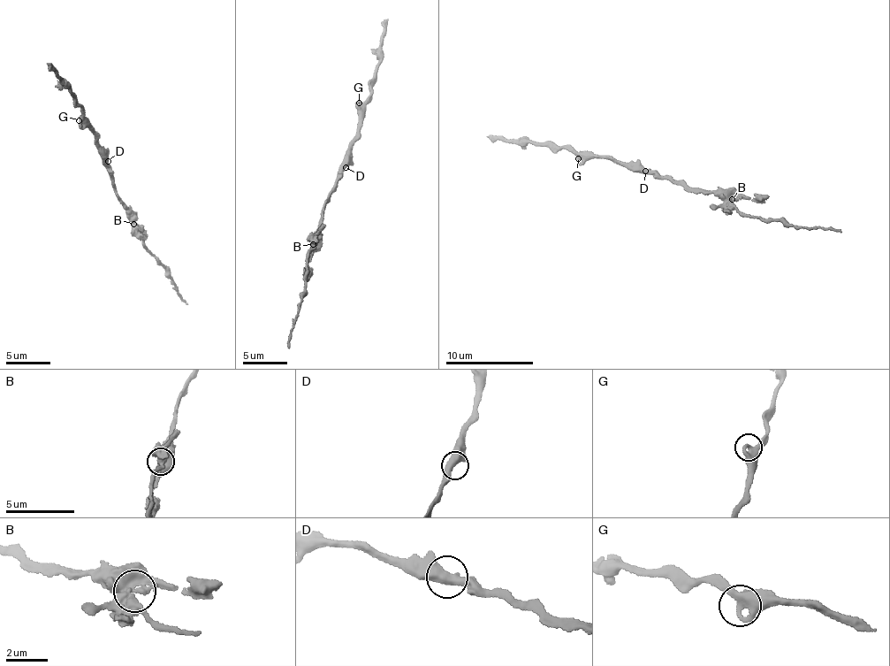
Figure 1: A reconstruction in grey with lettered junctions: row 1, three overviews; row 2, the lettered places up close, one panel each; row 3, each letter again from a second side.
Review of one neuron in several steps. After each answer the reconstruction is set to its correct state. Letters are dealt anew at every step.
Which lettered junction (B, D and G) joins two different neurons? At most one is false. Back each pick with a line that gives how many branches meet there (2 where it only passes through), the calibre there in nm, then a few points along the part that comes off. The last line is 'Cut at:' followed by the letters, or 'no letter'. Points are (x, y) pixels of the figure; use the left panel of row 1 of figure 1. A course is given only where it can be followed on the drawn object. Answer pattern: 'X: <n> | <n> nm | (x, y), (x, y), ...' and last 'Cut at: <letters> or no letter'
B: 3 | 400 nm | (133, 223), (151, 253), (166, 268), (178, 295), (188, 303)
Cut at: B

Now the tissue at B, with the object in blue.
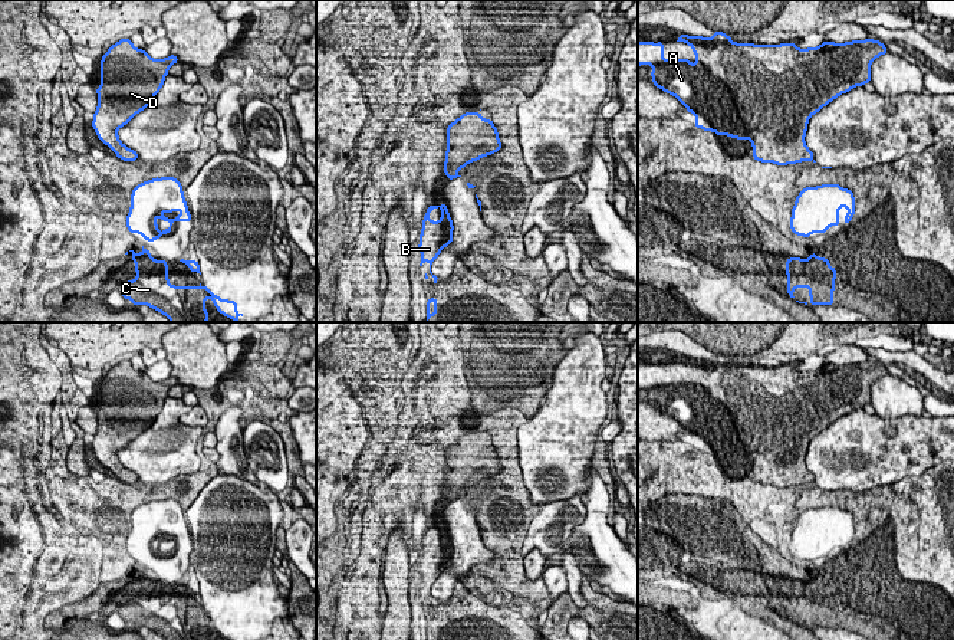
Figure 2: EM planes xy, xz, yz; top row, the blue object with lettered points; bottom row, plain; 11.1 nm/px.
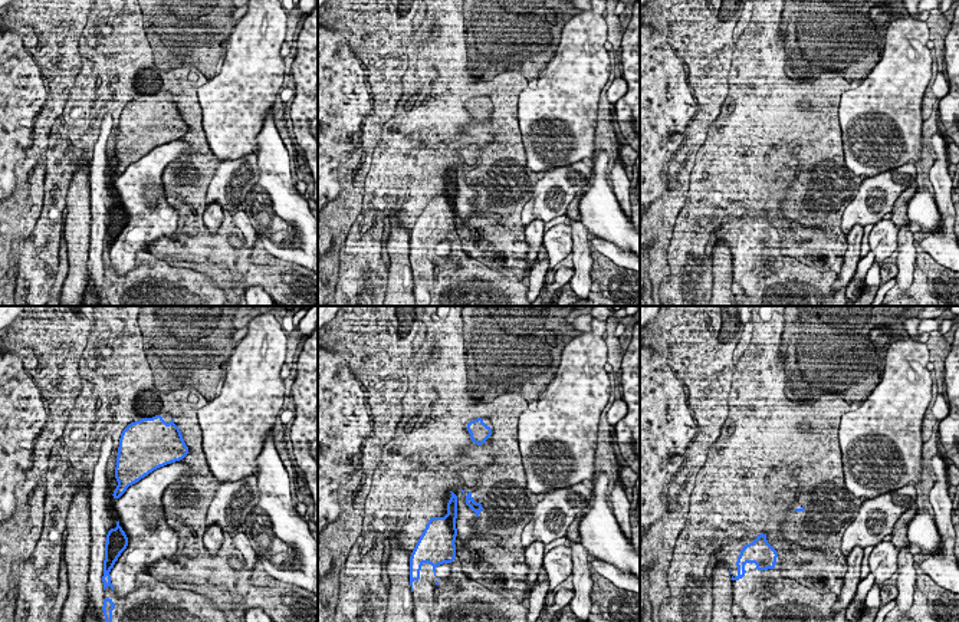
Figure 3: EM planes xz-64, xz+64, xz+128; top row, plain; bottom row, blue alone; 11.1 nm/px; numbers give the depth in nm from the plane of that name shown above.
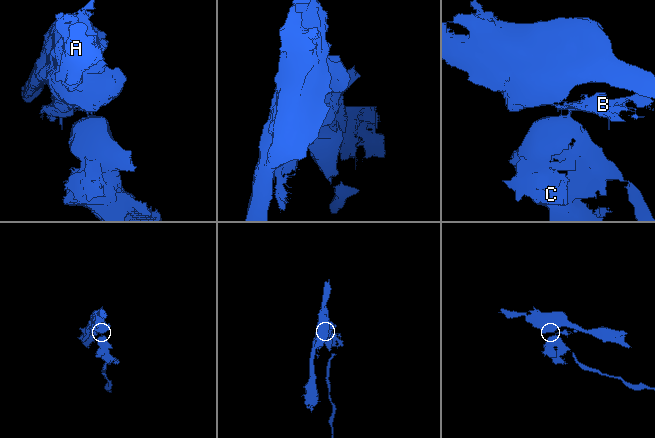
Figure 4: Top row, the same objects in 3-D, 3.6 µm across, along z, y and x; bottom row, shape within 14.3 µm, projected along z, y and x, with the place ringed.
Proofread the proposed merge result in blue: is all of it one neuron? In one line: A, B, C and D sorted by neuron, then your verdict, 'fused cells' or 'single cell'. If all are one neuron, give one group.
A D / B C; fused cells

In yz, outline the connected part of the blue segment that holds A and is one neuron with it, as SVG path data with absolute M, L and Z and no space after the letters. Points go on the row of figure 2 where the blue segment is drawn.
M714 32L713 37L681 33L677 42L685 42L695 53L695 63L688 59L664 60L664 43L638 42L638 66L652 66L652 83L664 92L674 95L688 112L697 116L694 127L713 131L717 135L731 138L749 138L756 161L774 163L777 165L812 161L815 158L805 142L809 119L839 95L855 86L871 82L871 63L888 53L884 43L874 39L852 40L845 43L823 42L818 47L799 49L796 42L780 45L736 43L723 32Z

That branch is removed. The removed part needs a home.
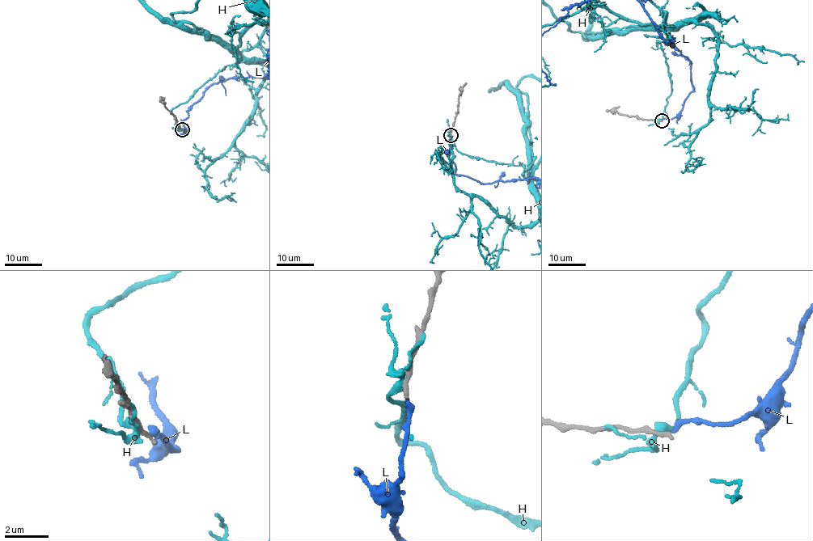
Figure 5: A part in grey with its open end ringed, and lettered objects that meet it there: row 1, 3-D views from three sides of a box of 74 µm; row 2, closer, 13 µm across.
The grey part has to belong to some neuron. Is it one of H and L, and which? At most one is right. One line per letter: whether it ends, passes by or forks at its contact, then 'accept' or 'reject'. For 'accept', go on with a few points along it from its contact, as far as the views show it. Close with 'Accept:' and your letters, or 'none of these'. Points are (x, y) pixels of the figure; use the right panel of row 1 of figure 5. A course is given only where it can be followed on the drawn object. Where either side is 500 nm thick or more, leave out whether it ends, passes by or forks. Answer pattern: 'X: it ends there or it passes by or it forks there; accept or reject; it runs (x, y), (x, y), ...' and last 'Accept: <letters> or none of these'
H: it forks there; reject
L: it ends there; accept
Accept: L

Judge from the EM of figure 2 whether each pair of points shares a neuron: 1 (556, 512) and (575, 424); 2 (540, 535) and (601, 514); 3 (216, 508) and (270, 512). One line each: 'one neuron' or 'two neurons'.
1: two neurons
2: two neurons
3: one neuron

